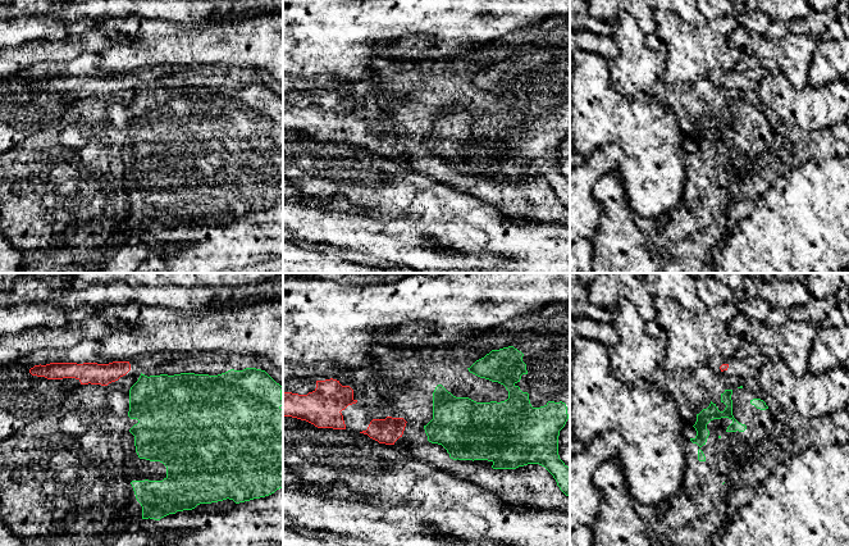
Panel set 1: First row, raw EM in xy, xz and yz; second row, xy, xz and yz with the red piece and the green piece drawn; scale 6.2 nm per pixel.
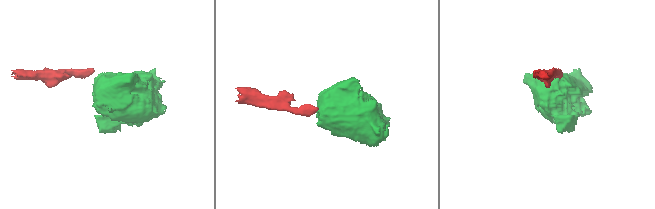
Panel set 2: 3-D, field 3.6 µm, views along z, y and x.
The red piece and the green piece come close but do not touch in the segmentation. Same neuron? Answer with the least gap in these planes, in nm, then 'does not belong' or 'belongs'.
80 nm apart; does not belong

